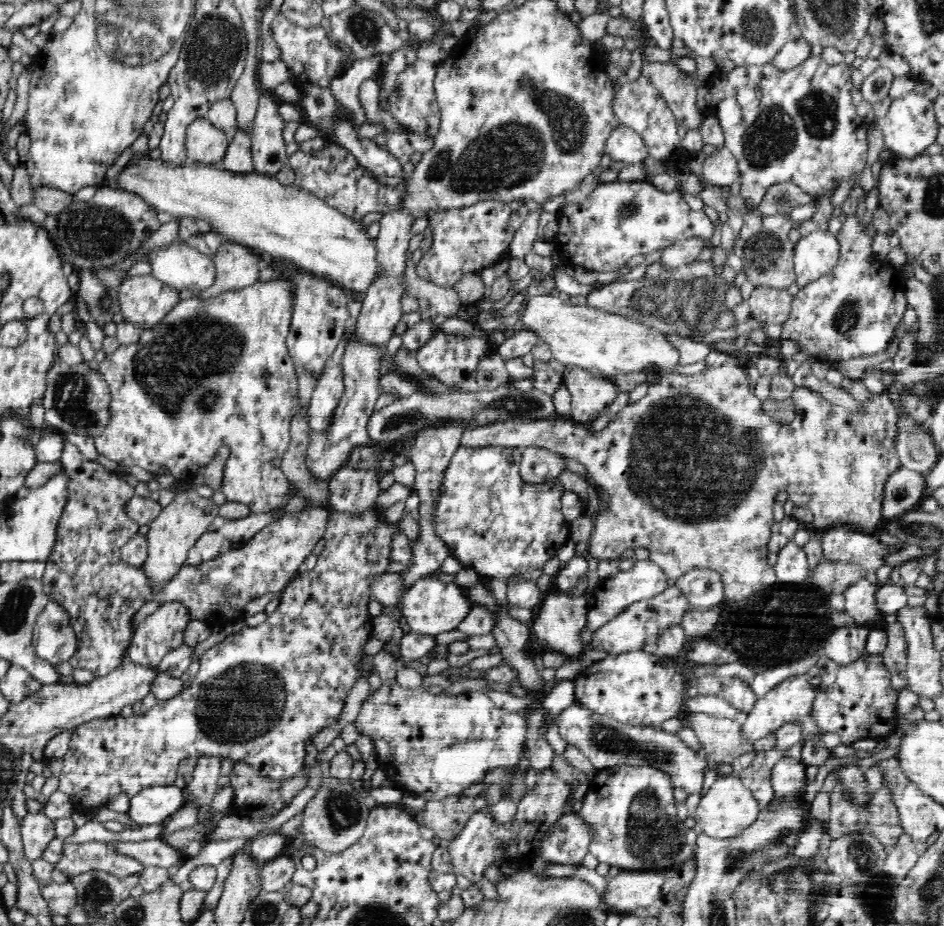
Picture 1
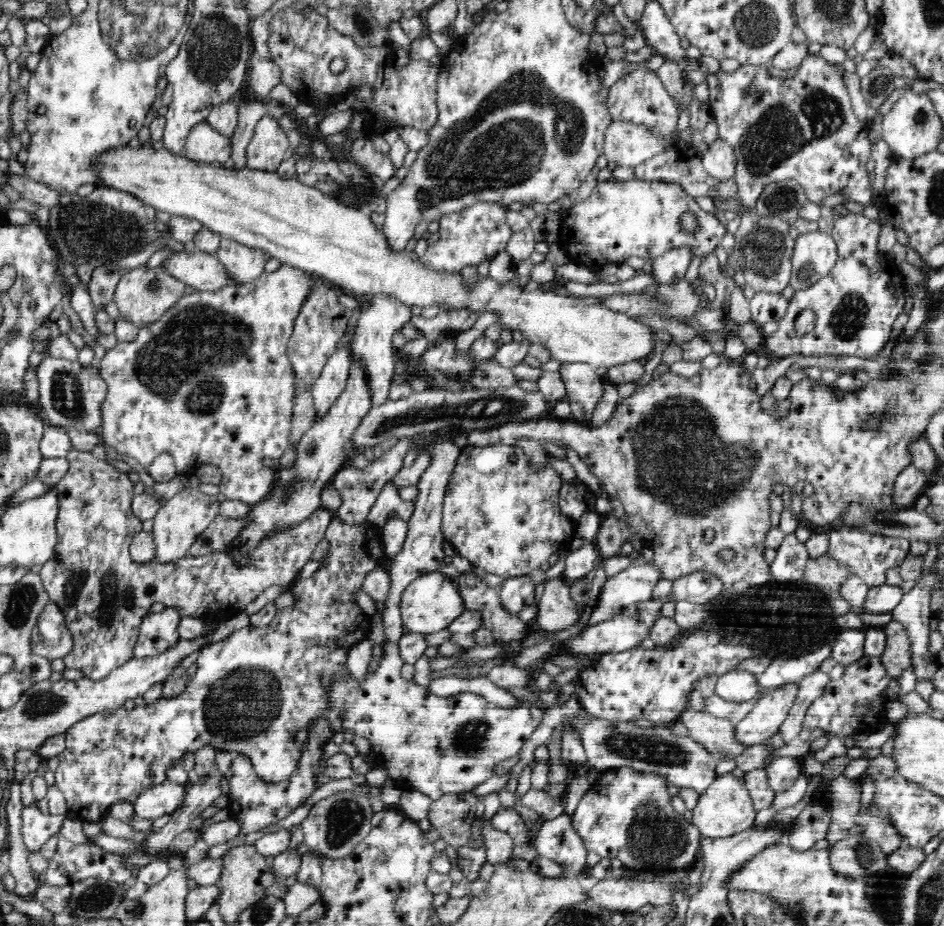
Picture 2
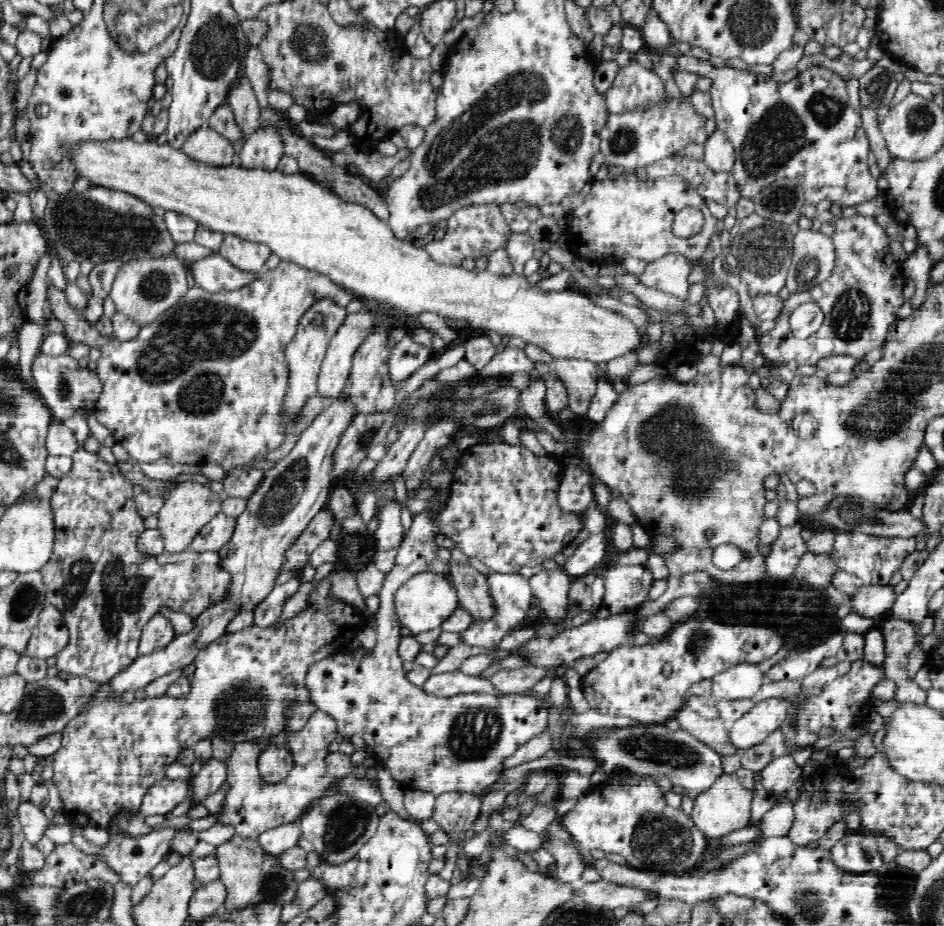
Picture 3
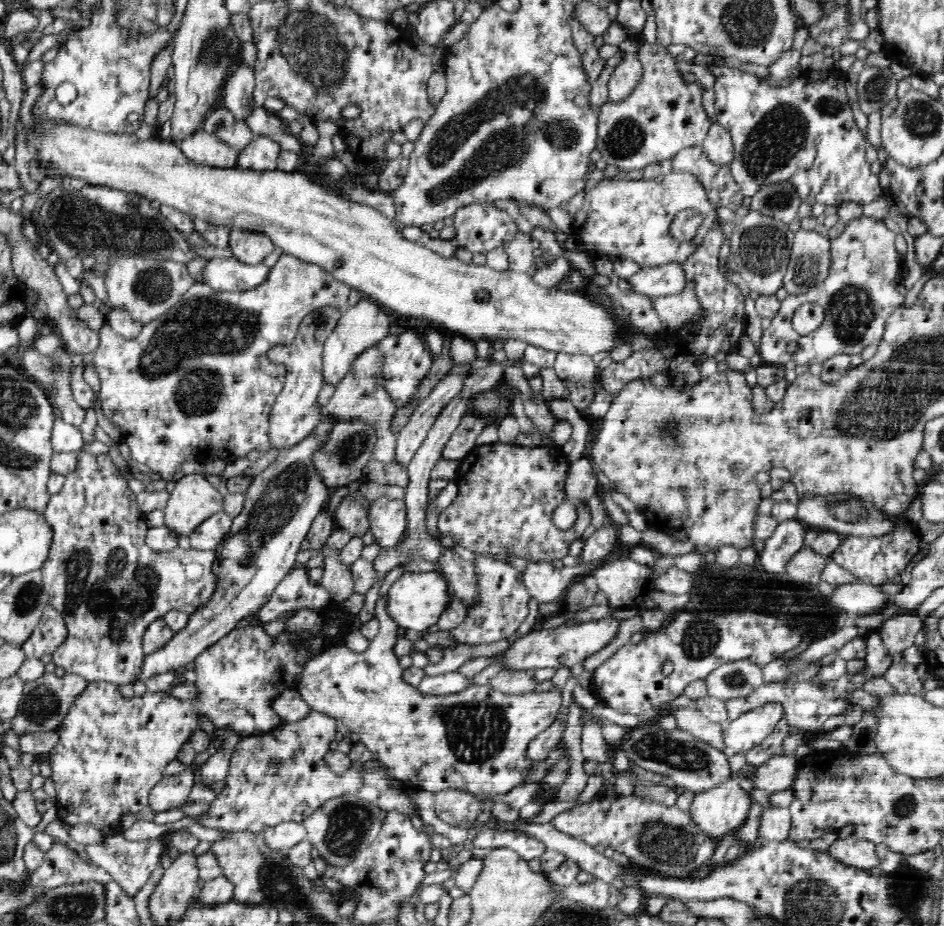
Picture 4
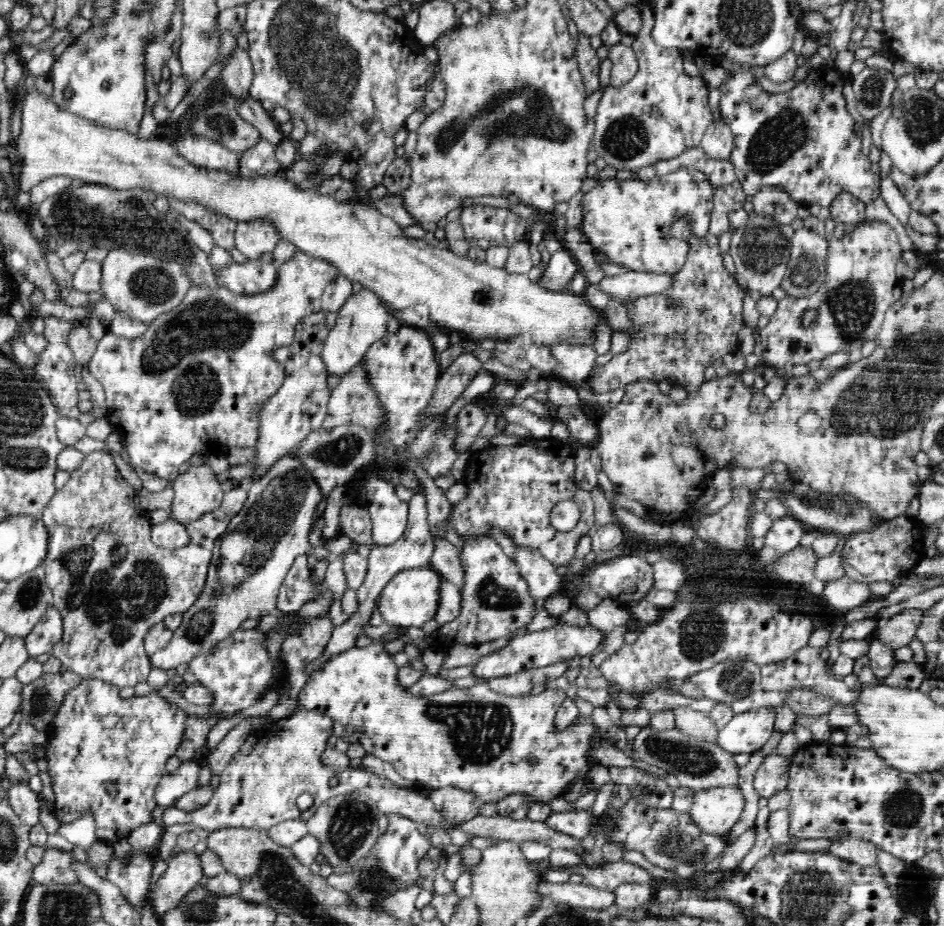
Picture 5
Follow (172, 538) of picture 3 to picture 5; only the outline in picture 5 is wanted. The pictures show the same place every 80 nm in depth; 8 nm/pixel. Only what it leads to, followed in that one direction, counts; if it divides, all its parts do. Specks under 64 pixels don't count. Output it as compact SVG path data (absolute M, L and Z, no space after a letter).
M192 466L173 481L175 497L168 511L172 521L186 527L204 514L221 509L224 492L209 466Z

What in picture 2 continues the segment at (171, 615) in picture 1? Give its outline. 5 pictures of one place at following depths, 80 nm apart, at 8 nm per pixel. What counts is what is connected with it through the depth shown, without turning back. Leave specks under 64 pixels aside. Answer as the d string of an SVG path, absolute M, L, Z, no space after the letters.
M164 607L158 613L151 613L142 619L142 624L138 633L138 642L134 646L134 657L144 659L147 657L159 656L173 648L181 639L178 634L178 624L180 624L180 611L176 607Z

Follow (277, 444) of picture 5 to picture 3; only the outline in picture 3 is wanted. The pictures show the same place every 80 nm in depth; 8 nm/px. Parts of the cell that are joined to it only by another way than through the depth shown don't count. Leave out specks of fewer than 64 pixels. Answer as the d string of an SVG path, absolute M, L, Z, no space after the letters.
M324 298L314 304L299 320L296 334L286 345L283 353L288 367L288 388L286 396L282 400L282 408L279 409L279 418L281 418L285 432L288 432L286 428L295 421L304 402L317 394L317 378L327 353L326 350L338 328L344 324L344 318L348 314L345 307L337 306L330 298Z

